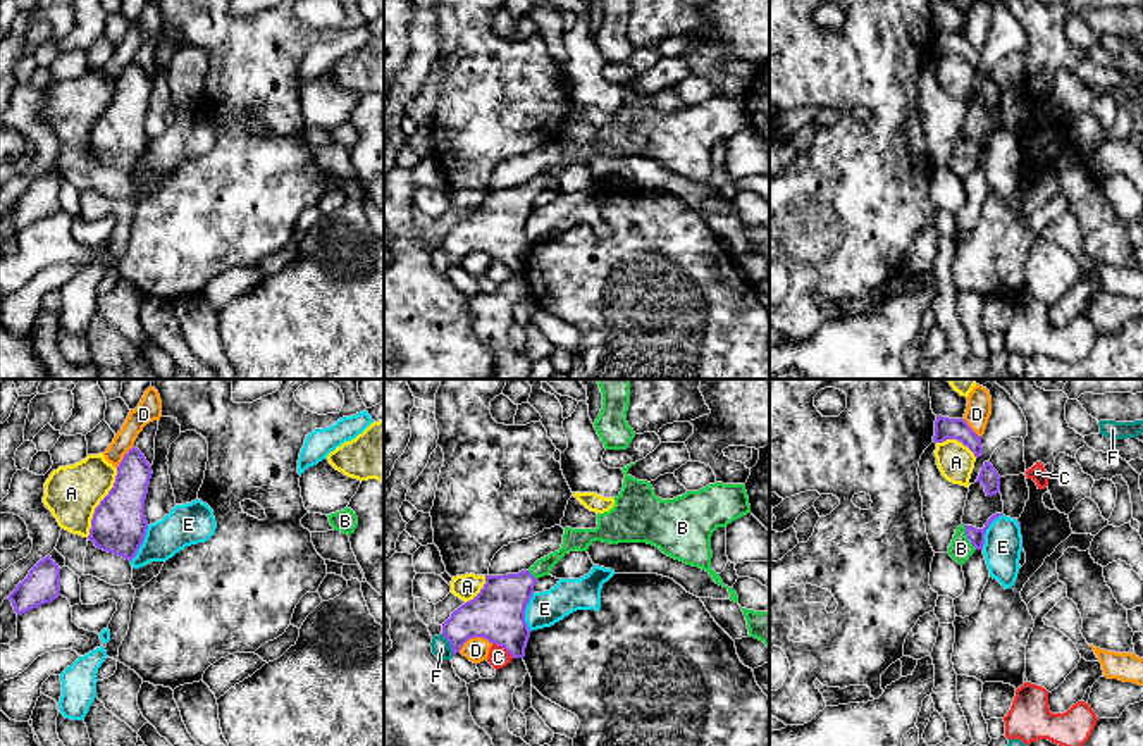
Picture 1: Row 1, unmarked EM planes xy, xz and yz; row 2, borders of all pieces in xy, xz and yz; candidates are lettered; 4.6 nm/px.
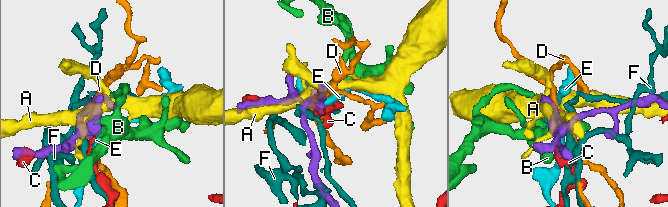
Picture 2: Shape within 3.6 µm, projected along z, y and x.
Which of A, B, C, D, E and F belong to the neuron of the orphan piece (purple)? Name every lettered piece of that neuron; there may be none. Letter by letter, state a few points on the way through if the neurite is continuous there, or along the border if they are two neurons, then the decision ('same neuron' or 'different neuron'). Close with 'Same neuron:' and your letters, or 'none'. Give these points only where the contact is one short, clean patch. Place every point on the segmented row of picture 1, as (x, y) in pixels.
A: different neuron
B: runs through yz (976, 536), (968, 538), (961, 548); same neuron
C: different neuron
D: different neuron
E: border along xz (534, 593), (525, 610), (525, 624), (531, 631); different neuron
F: border along xz (441, 634), (453, 653); different neuron
Same neuron: B

